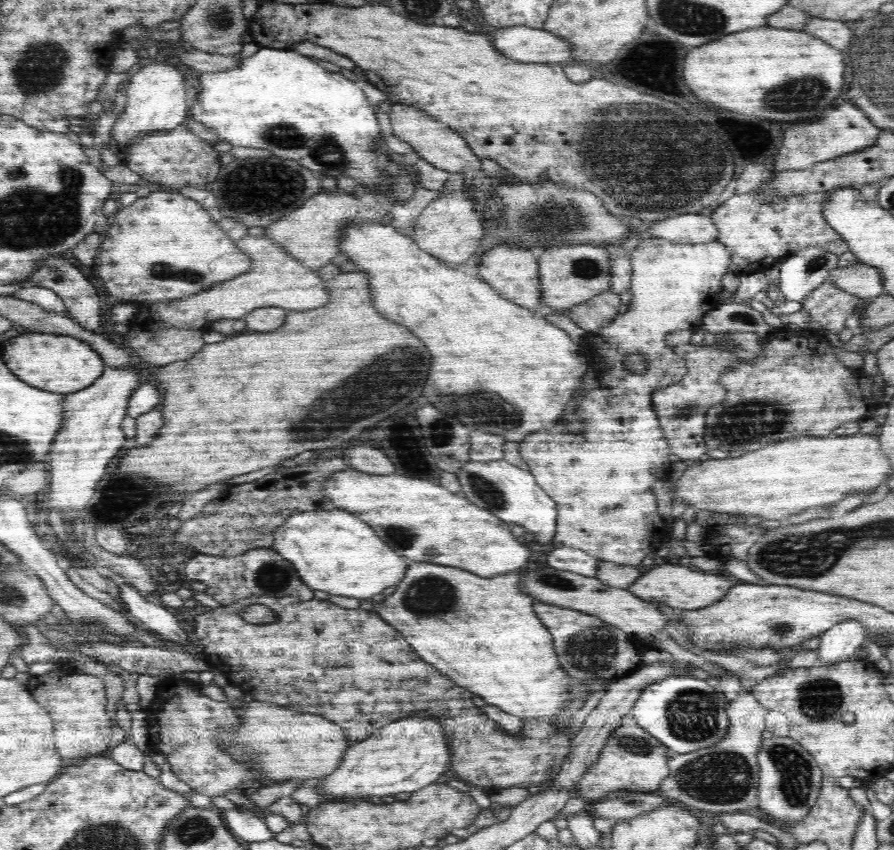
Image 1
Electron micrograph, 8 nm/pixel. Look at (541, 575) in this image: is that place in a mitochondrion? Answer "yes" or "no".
yes

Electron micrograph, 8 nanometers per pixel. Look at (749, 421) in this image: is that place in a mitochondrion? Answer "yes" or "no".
yes

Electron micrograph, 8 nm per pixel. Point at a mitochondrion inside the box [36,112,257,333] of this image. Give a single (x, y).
(162, 270)

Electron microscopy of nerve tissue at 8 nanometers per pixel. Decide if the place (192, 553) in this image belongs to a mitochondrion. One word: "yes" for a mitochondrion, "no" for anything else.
no

